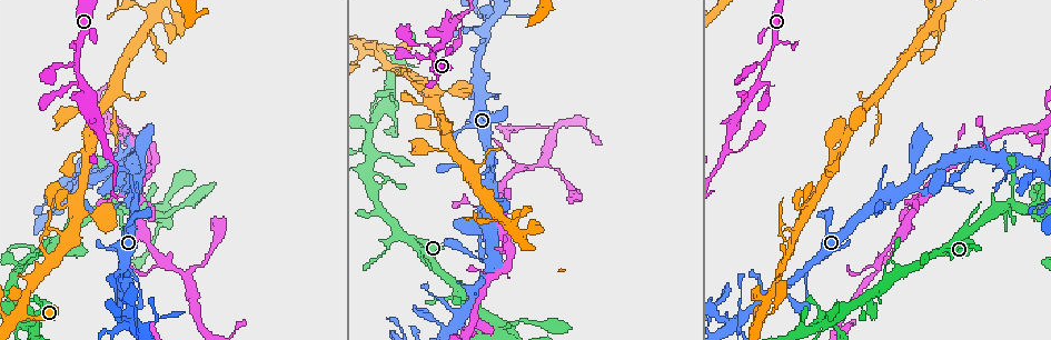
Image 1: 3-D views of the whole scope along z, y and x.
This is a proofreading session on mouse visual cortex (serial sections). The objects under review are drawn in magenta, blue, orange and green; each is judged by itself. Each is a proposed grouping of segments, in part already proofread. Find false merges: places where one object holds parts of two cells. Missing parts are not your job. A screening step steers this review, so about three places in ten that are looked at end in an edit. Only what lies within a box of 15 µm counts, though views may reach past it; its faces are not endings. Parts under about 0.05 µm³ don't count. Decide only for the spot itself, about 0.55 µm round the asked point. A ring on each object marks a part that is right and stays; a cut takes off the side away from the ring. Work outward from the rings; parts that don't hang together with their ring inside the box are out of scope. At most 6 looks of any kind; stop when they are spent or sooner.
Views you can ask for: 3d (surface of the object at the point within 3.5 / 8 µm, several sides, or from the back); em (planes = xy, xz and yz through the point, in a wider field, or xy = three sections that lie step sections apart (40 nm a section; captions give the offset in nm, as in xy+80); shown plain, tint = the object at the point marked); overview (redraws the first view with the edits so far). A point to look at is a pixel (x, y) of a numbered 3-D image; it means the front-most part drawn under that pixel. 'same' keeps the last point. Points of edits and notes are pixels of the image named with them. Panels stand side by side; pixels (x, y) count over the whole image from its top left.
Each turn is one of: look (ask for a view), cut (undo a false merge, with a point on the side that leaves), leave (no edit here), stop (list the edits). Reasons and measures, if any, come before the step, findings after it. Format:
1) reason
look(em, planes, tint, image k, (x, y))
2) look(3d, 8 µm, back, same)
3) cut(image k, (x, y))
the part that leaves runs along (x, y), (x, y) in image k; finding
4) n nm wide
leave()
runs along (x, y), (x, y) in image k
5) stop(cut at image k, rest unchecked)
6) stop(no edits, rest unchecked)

four-way junction
look(3d, 3.5 µm, back, image 1, (368, 129))

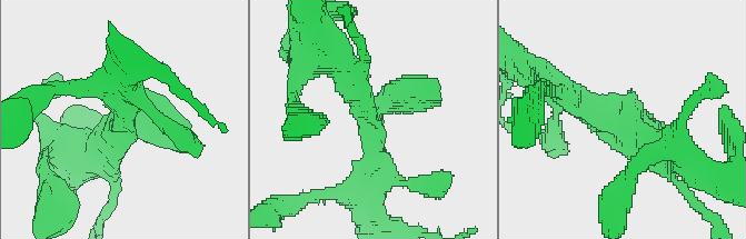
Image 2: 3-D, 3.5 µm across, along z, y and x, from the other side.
4 arms; arms of 250, 350, 350, 350 nm
look(em, xy, step 3, tint, image 2, (618, 123))

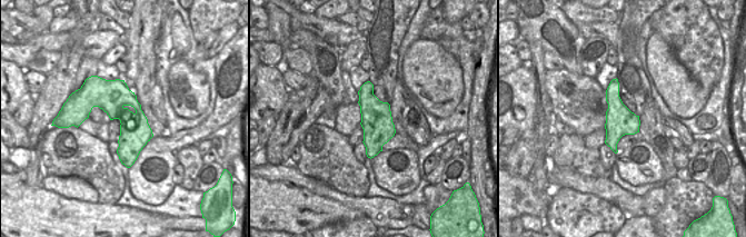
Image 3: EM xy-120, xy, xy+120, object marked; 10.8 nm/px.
340 nm wide
leave()
runs along (557, 91), (670, 159) in image 2; one cell here

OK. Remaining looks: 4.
abrupt turn
look(em, planes, tint, image 1, (1036, 215))

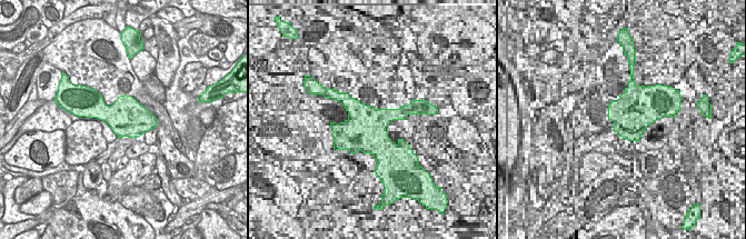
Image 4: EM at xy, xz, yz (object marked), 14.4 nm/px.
wider look
look(3d, 3.5 µm, same)

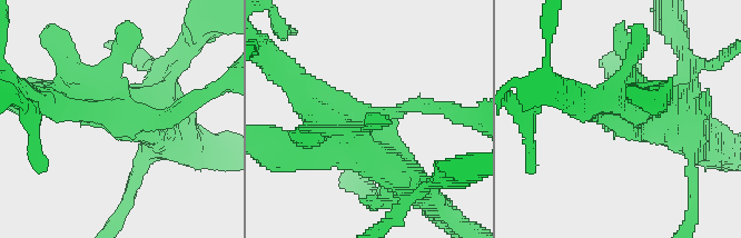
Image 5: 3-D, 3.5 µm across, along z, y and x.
arms of 250, 400 nm
leave()
runs along (76, 102), (148, 124), (203, 96) in image 5; continuous, no second cell

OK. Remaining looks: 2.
sharp bend
look(3d, 3.5 µm, image 1, (113, 331))

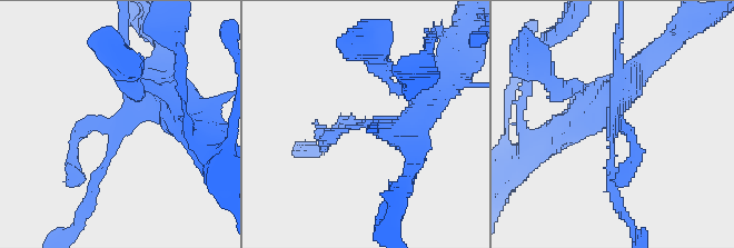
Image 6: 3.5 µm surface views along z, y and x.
3 arms; arms of 100, 150, 450 nm; shape alone is not enough
look(em, xy, step 1, tint, image 6, (116, 120))

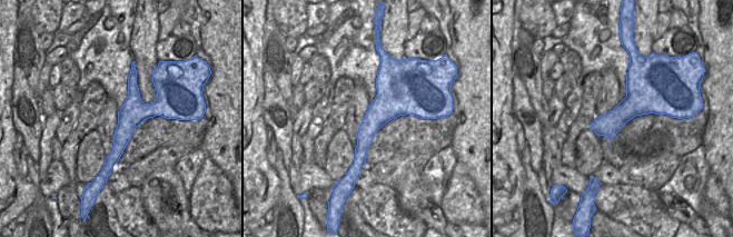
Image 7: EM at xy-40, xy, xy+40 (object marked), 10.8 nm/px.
leave()
continuous, no second cell

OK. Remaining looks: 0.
stop(no edits, rest unchecked)

